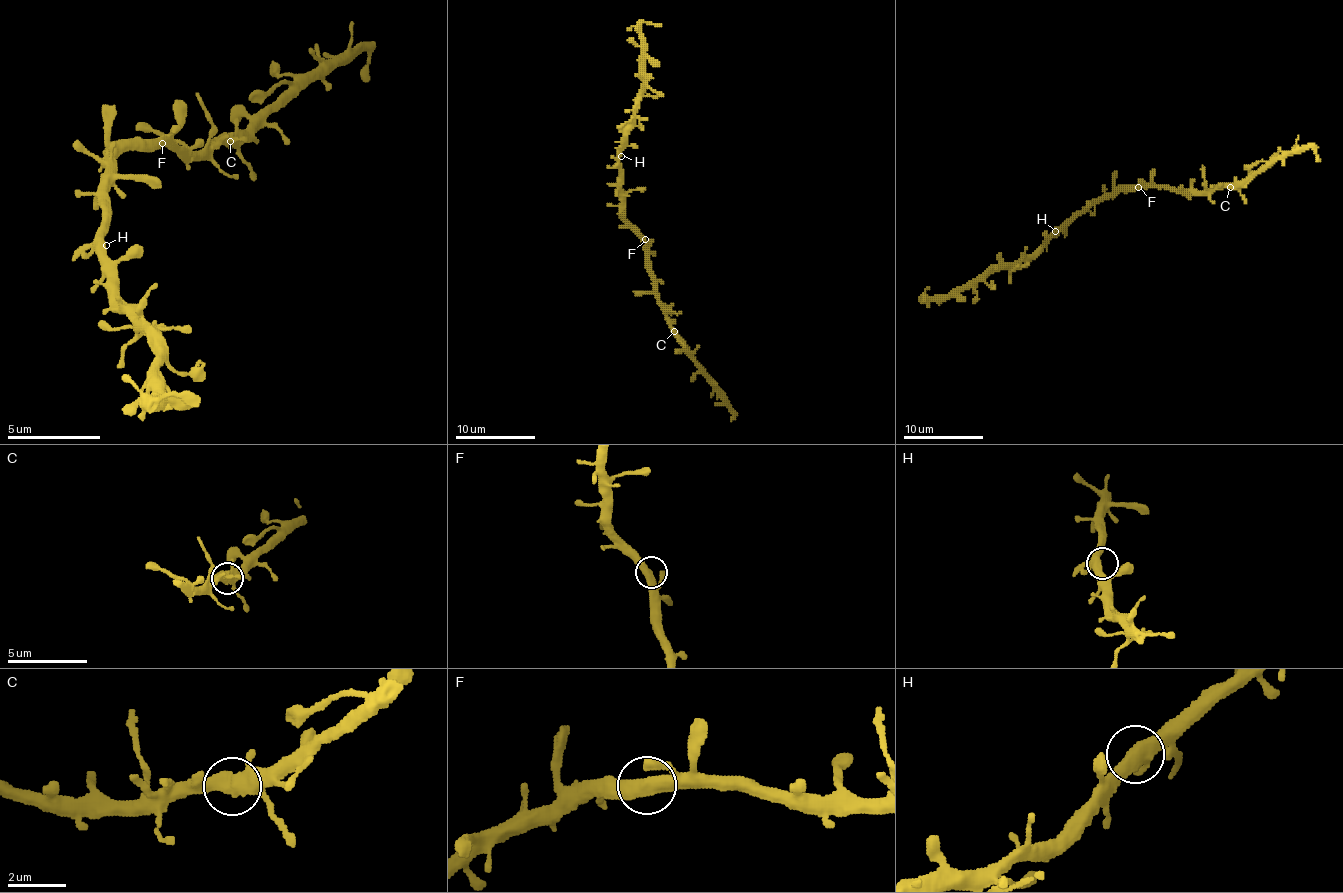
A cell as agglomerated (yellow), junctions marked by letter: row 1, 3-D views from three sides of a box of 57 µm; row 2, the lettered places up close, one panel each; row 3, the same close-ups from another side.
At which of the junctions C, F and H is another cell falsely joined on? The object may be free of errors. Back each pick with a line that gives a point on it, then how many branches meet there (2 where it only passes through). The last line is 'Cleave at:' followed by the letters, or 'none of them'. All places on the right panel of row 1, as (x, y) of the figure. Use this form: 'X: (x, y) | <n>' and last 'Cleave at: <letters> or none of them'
Cleave at: none of them

